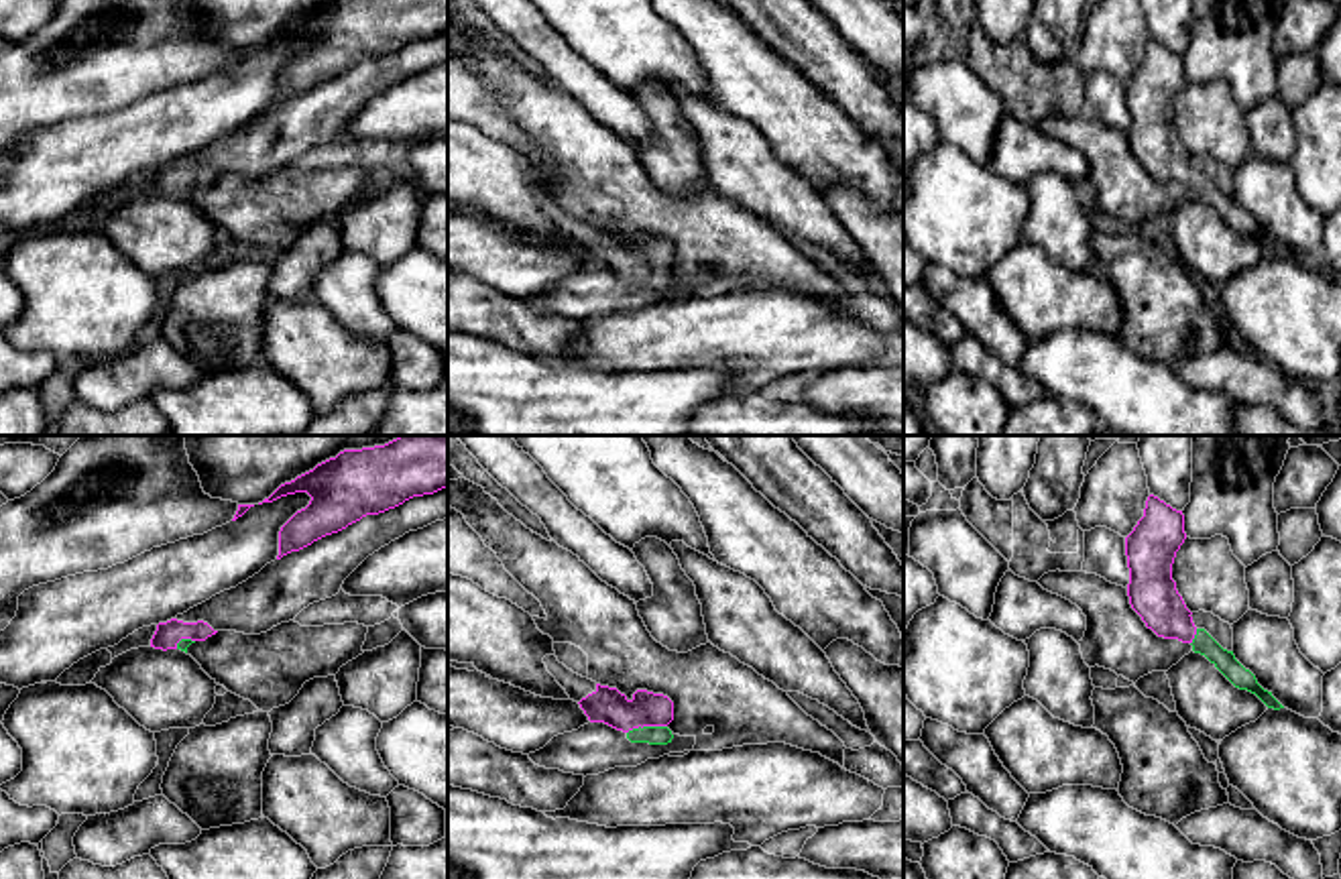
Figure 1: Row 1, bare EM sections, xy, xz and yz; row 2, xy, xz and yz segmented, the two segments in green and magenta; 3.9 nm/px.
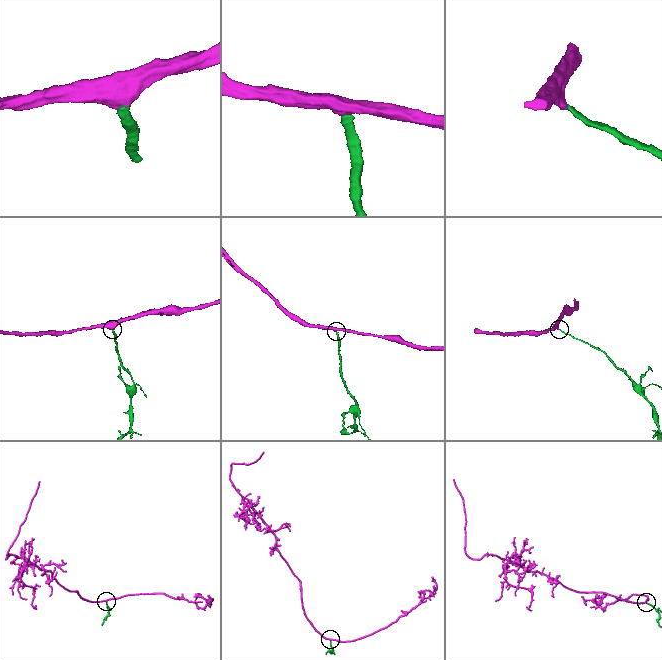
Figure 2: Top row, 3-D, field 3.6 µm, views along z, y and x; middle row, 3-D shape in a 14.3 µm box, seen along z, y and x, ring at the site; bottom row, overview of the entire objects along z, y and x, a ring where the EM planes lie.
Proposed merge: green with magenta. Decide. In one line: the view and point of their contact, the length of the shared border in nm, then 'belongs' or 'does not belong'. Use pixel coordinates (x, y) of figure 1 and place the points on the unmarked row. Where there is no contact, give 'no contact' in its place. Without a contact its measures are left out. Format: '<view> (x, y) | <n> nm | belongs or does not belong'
xz (646, 271) | 160 nm | belongs

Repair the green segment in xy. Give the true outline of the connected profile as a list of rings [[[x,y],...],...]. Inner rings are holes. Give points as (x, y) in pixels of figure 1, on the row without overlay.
[[[171,163],[167,167],[159,167],[157,175],[151,183],[151,191],[155,193],[181,193],[187,197],[187,191],[195,185],[206,185],[208,181],[216,179],[208,167],[183,167],[177,163]]]

